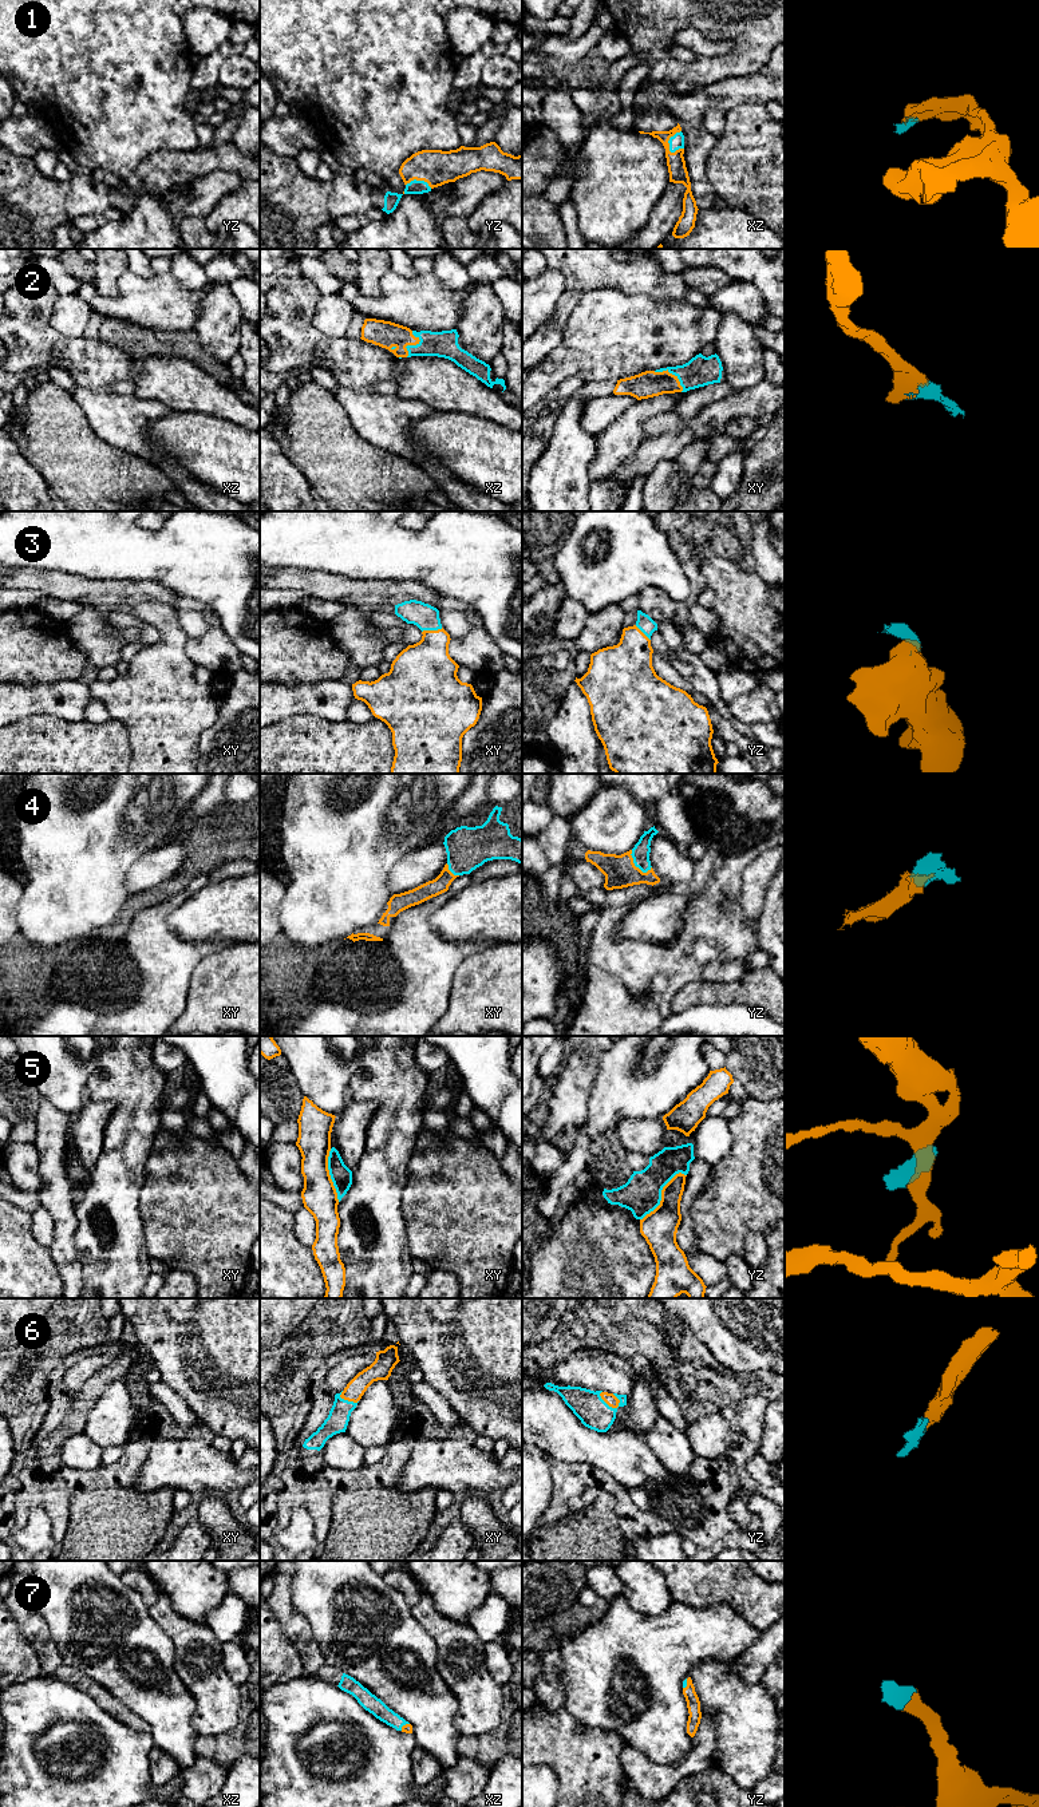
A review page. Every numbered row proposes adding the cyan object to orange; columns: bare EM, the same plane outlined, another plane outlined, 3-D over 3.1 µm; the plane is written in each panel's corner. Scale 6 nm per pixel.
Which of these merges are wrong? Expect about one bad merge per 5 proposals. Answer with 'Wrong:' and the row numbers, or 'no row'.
Wrong: 5

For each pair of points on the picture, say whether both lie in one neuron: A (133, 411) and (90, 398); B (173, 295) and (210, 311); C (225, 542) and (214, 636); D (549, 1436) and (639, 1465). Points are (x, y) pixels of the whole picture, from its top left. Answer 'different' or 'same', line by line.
A: same
B: different
C: different
D: same

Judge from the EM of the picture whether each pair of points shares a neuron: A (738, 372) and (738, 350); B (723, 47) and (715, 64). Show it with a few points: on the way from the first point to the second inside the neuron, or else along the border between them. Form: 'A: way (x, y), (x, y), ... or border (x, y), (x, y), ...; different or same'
A: way (738, 367), (738, 355); same
B: border (699, 32), (707, 39), (730, 40), (734, 44); different

